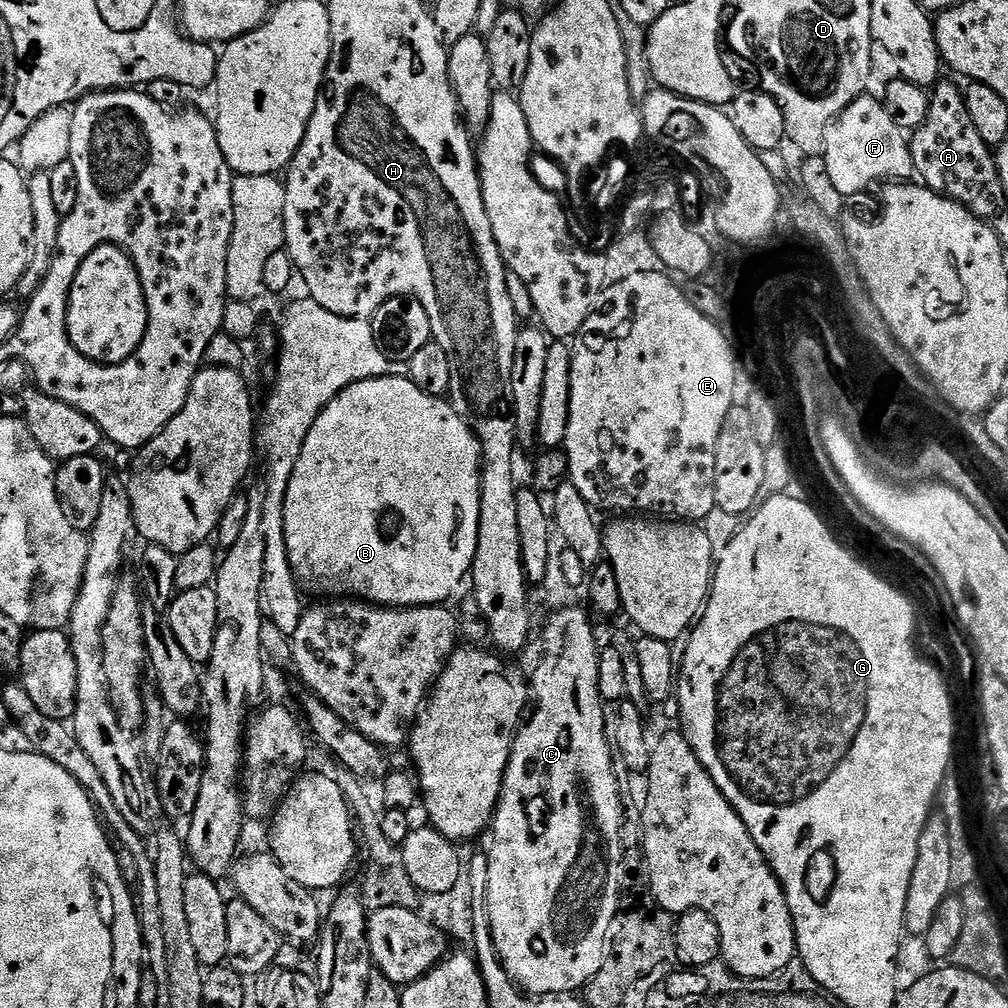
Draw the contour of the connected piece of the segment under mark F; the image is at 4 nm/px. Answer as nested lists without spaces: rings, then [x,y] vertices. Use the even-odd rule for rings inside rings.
[[[861,93],[851,106],[842,111],[828,124],[824,132],[823,142],[820,147],[824,157],[827,174],[843,198],[849,198],[866,189],[870,184],[882,180],[908,180],[913,177],[915,168],[913,158],[909,152],[908,140],[905,133],[894,122],[892,116],[879,97],[872,97],[870,93]]]

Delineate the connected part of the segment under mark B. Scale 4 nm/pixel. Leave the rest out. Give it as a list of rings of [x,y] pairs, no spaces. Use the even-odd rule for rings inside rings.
[[[378,376],[375,380],[359,380],[357,384],[351,384],[349,388],[334,397],[320,412],[320,416],[314,422],[310,434],[306,434],[306,442],[302,446],[302,454],[298,454],[298,462],[294,466],[294,474],[290,478],[290,486],[286,490],[286,548],[290,558],[290,566],[294,570],[297,581],[301,585],[313,584],[316,588],[328,588],[328,596],[332,598],[355,598],[370,604],[379,604],[390,608],[417,608],[420,604],[438,604],[443,605],[460,588],[460,583],[465,583],[466,577],[471,573],[472,563],[475,560],[475,550],[478,546],[479,530],[479,500],[477,481],[481,479],[482,456],[478,451],[477,441],[474,439],[474,432],[467,424],[465,417],[460,416],[452,408],[447,399],[439,396],[431,396],[429,392],[423,392],[414,381],[407,376]]]

